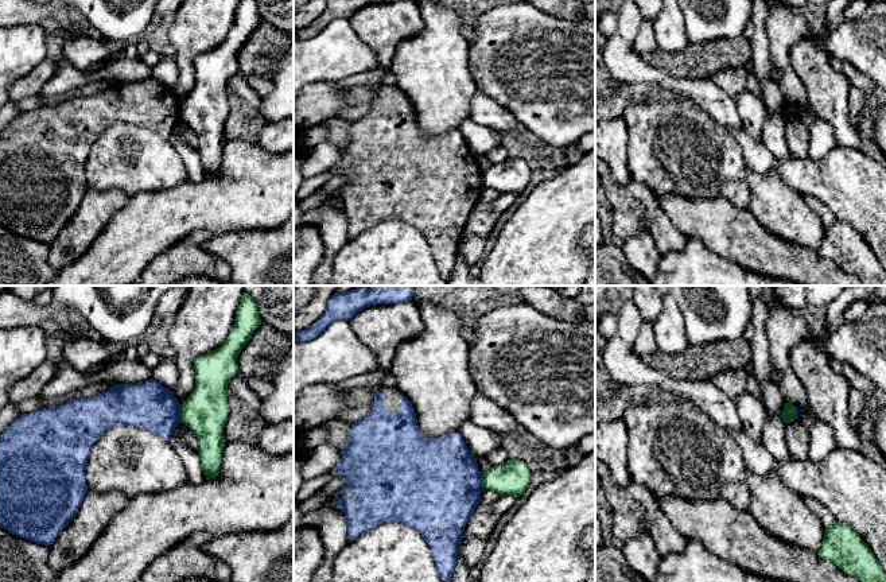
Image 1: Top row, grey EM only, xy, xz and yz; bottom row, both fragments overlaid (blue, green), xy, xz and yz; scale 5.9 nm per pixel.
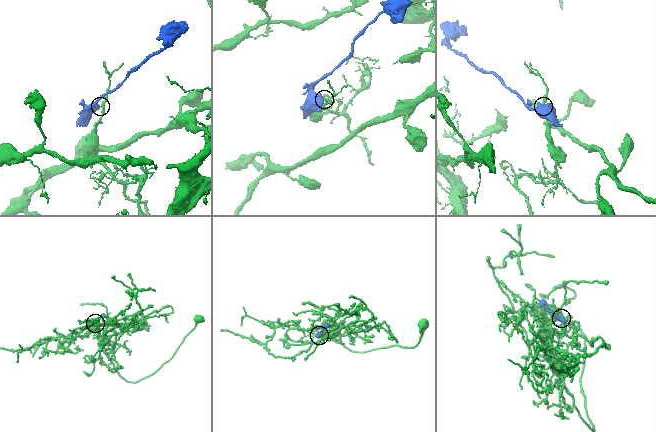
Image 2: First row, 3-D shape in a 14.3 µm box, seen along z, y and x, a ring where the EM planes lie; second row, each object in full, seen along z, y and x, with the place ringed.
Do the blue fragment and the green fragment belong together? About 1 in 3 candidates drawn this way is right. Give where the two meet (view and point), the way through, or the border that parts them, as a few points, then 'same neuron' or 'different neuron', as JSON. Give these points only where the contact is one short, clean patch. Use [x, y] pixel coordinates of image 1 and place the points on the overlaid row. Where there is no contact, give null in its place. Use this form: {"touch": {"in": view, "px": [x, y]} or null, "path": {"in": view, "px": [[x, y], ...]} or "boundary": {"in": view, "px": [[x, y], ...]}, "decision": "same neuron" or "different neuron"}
{"touch": {"in": "xy", "px": [179, 414]}, "decision": "different neuron"}

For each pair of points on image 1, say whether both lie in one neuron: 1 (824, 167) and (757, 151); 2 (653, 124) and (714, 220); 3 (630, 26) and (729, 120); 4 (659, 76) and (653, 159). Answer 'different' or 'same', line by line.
1: same
2: different
3: same
4: different

